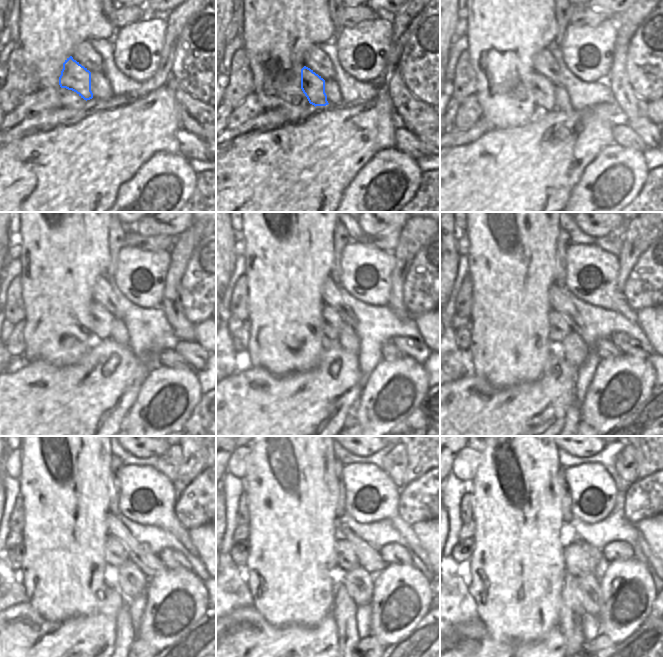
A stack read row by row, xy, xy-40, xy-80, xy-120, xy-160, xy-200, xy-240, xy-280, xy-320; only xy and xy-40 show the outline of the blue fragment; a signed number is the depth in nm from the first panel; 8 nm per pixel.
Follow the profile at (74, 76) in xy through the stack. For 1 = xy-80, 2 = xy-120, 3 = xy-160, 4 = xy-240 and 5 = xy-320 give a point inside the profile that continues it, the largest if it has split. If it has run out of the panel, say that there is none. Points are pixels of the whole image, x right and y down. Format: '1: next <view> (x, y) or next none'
1: next xy-80 (543, 90)
2: next xy-120 (101, 319)
3: next xy-160 (332, 323)
4: next xy-240 (115, 553)
5: next xy-320 (578, 561)

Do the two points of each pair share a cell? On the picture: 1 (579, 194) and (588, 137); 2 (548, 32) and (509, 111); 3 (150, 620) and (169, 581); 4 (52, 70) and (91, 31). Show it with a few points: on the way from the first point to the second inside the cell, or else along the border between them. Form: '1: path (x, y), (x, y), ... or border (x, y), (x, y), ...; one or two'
1: border (596, 156), (585, 169), (569, 195); two
2: path (528, 50), (507, 71), (507, 91); one
3: path (150, 610), (151, 605), (165, 591); one
4: path (53, 57), (78, 32); one

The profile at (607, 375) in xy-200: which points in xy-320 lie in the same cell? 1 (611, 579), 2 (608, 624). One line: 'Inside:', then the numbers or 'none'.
Inside: 1, 2

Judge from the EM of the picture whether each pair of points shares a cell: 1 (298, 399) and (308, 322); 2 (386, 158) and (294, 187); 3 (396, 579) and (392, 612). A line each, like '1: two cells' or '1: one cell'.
1: two cells
2: two cells
3: one cell

